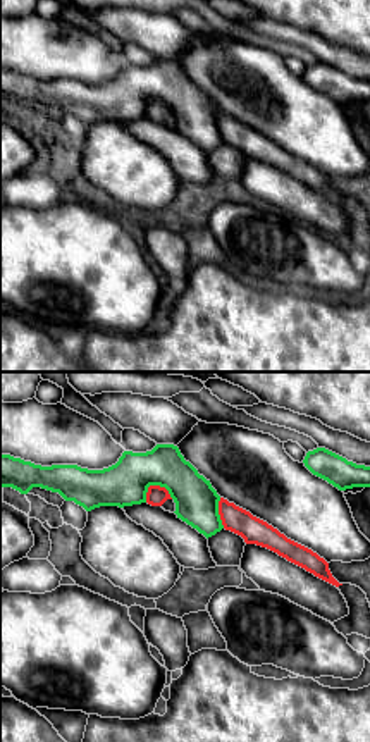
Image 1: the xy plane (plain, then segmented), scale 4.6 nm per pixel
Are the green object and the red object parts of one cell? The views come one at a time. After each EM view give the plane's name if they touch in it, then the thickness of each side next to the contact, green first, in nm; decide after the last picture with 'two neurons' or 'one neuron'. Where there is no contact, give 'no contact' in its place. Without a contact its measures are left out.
xy | 200/90 nm

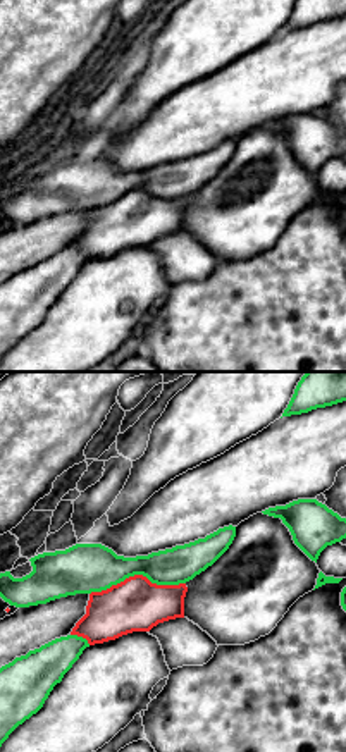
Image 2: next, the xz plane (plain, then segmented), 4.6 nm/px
xz | 240/260 nm

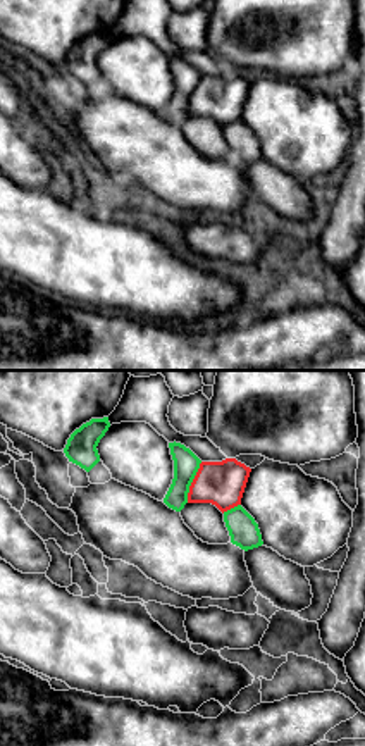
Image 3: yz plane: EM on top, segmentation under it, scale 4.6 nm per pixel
yz | 120/200 nm

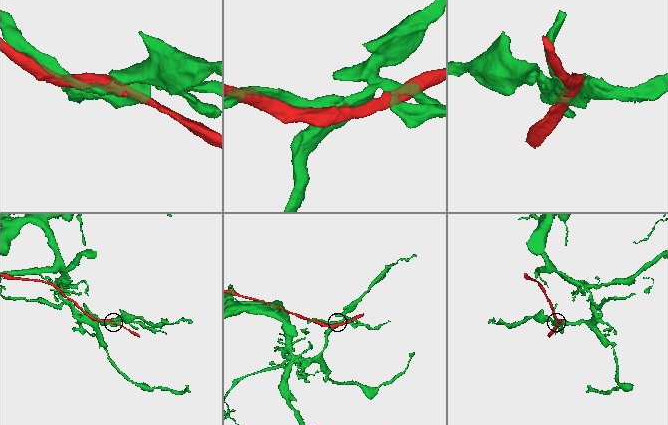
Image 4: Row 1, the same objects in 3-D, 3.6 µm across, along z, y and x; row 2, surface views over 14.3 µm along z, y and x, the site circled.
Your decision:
two neurons

